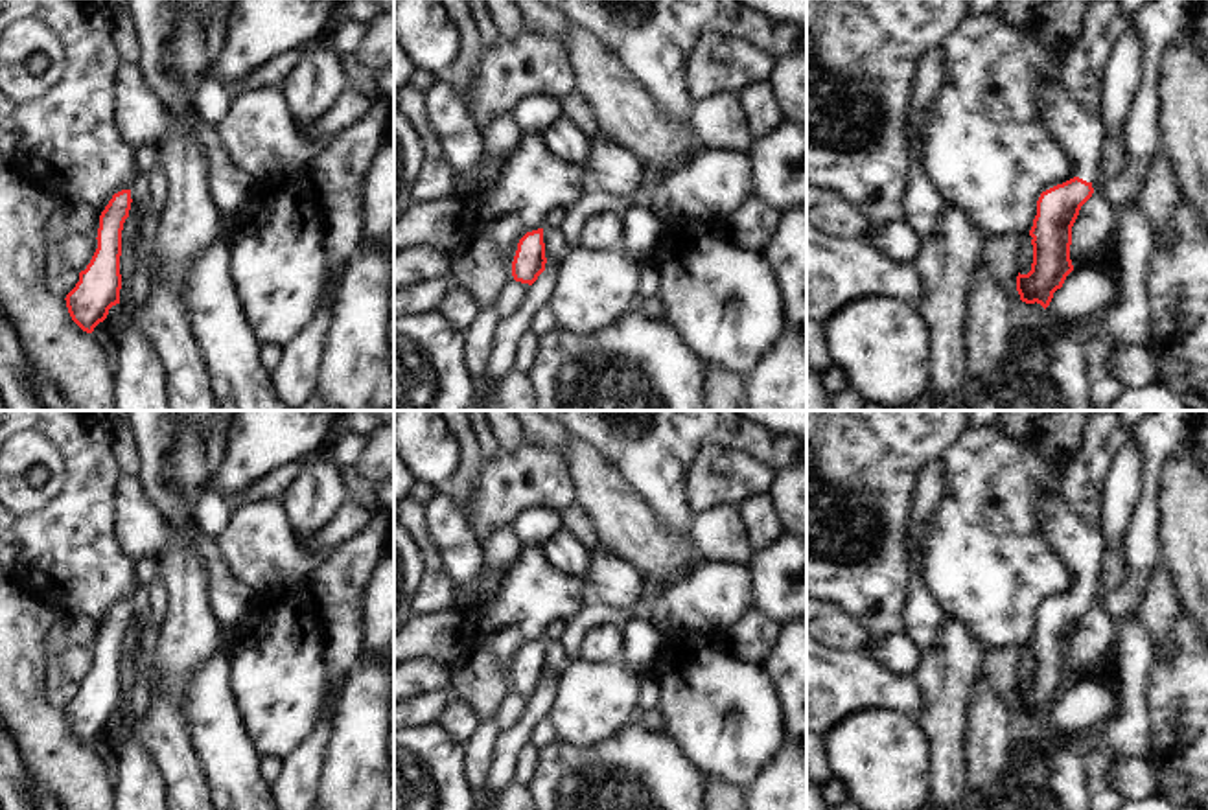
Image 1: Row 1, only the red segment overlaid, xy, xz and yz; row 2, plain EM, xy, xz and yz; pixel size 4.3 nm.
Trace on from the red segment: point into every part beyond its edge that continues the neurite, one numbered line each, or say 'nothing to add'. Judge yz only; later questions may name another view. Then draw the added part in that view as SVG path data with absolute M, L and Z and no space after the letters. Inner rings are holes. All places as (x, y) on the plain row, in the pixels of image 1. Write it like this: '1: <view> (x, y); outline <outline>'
1: yz (1076, 531); outline M1088 411L1081 449L1064 488L1068 499L1059 510L1050 539L1077 573L1077 589L1092 595L1103 556L1103 484L1116 453L1132 440L1132 429L1155 411Z

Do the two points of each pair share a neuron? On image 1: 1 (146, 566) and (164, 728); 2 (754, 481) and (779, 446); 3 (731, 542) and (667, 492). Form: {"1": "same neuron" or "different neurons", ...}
{"1": "different neurons", "2": "different neurons", "3": "different neurons"}

